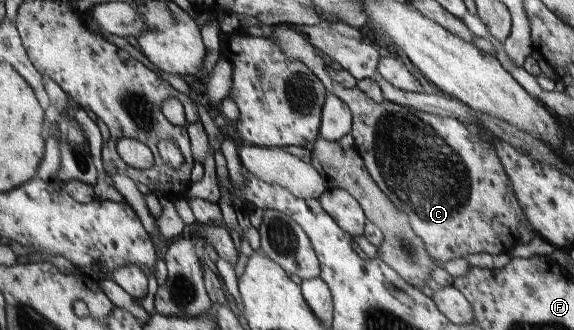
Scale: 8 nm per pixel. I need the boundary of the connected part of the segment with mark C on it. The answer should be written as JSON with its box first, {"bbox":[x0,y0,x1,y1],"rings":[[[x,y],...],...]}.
{"bbox":[271,25,531,265],"rings":[[[273,25],[271,38],[295,61],[305,62],[317,75],[330,93],[339,96],[353,112],[355,148],[363,156],[376,184],[380,185],[393,204],[410,217],[415,231],[424,239],[428,252],[439,265],[454,258],[485,252],[509,253],[521,242],[520,225],[531,228],[523,211],[511,178],[494,144],[472,134],[463,122],[454,117],[443,117],[419,111],[395,102],[376,102],[360,87],[347,89],[340,81],[328,74],[328,60],[316,52],[316,47],[296,32],[294,25]]]}

